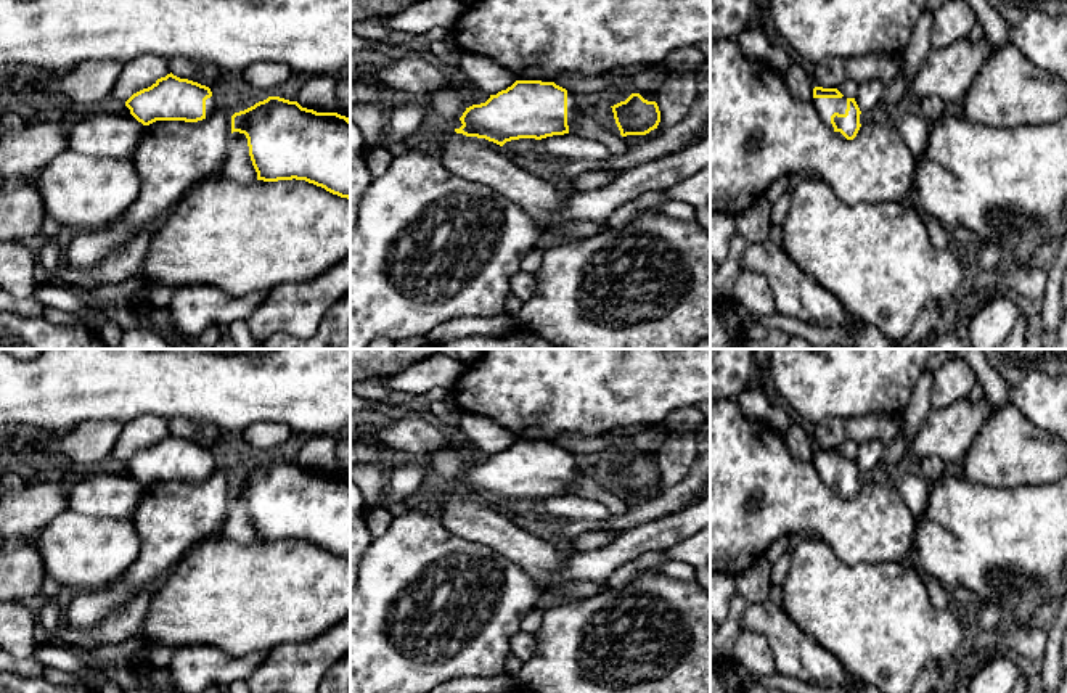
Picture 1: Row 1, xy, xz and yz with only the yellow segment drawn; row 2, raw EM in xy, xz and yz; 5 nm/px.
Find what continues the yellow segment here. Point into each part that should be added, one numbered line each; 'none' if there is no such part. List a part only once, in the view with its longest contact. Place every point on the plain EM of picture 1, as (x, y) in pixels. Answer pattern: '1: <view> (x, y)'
1: yz (826, 467)

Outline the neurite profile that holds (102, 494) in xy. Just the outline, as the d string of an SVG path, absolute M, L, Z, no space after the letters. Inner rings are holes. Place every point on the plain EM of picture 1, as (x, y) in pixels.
M90 473L67 492L67 506L80 515L132 519L146 486L121 473Z

